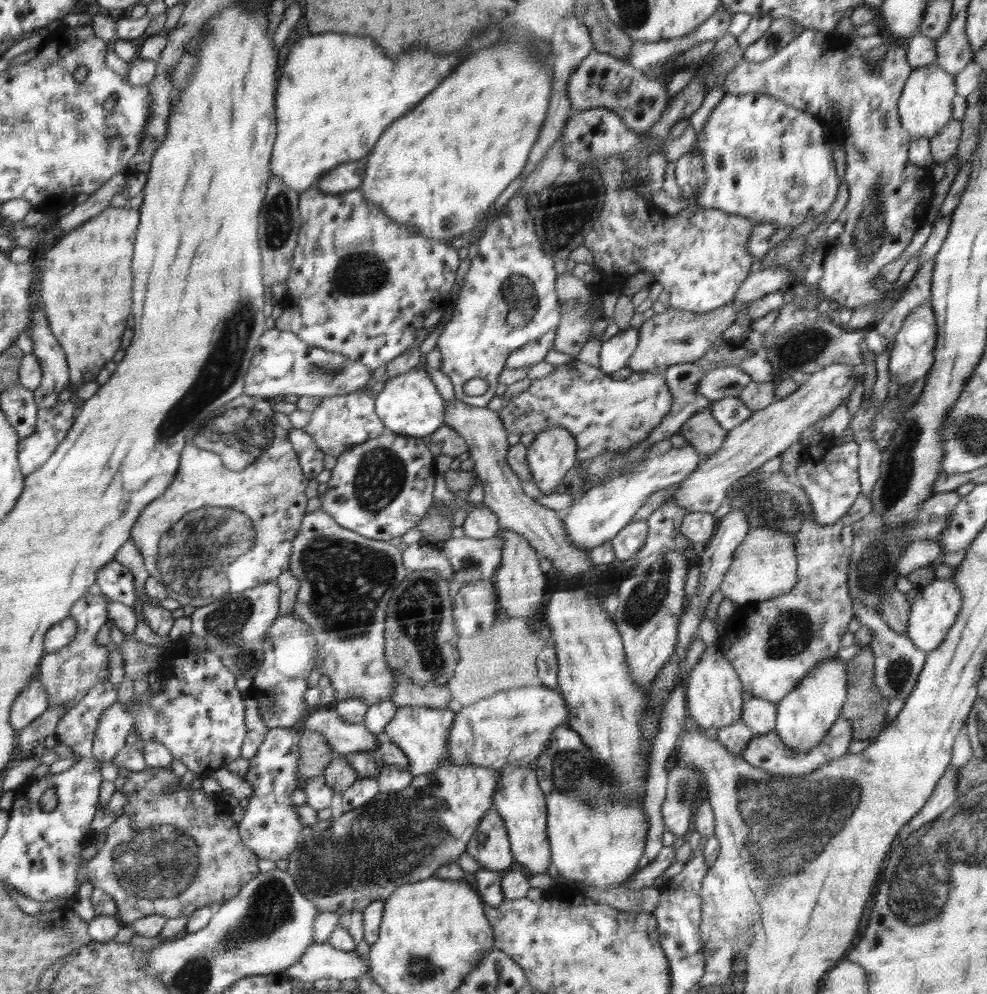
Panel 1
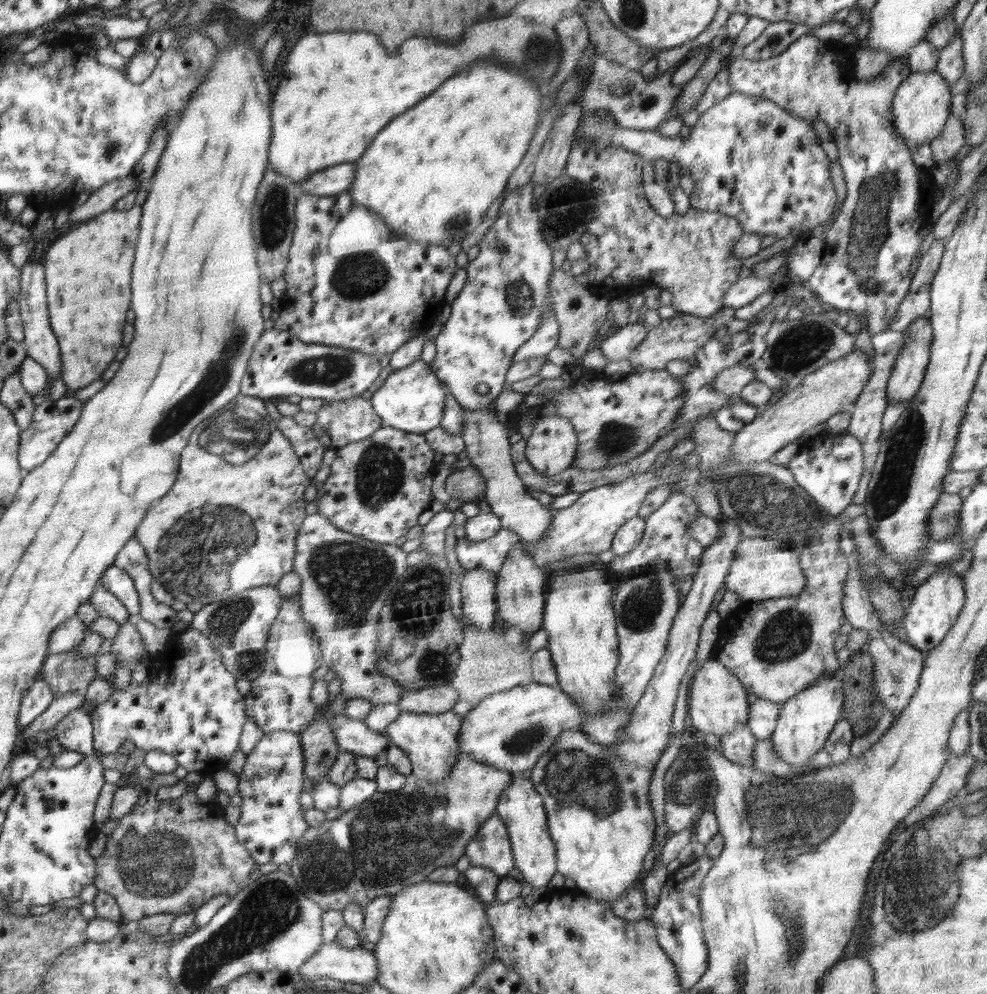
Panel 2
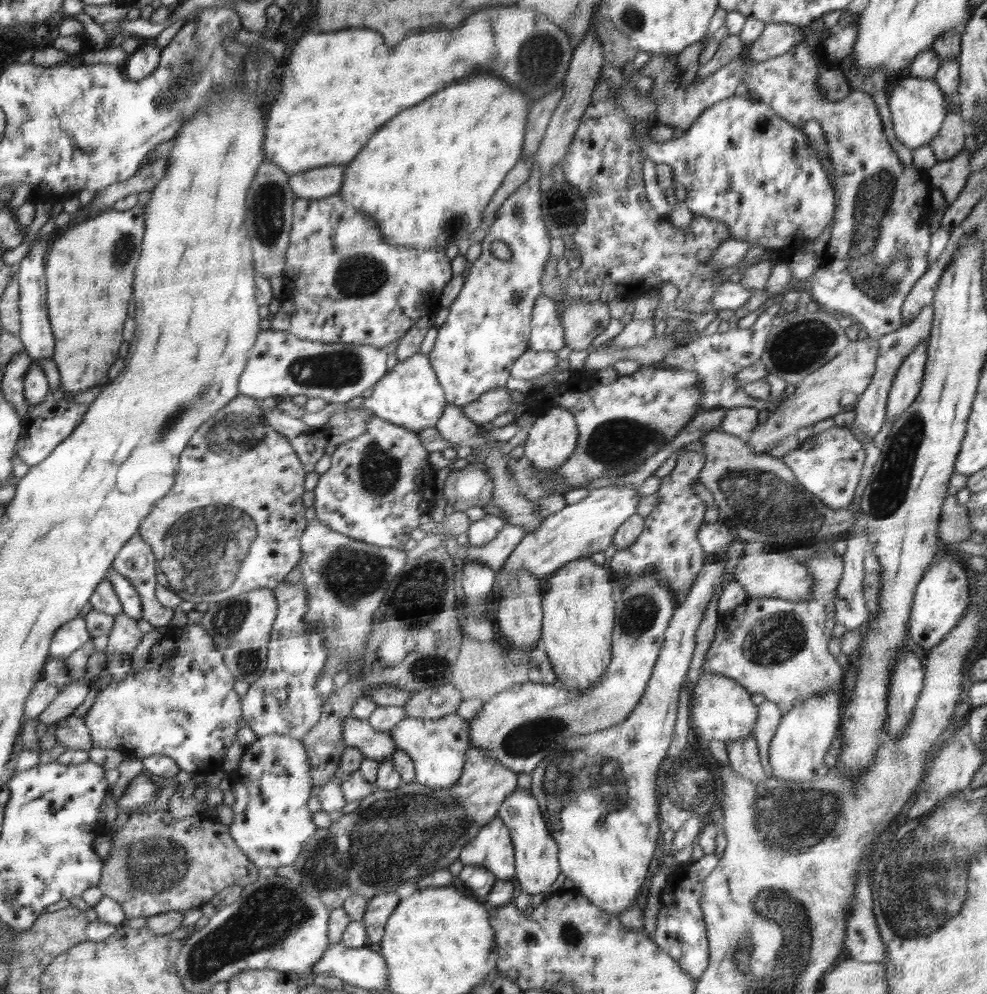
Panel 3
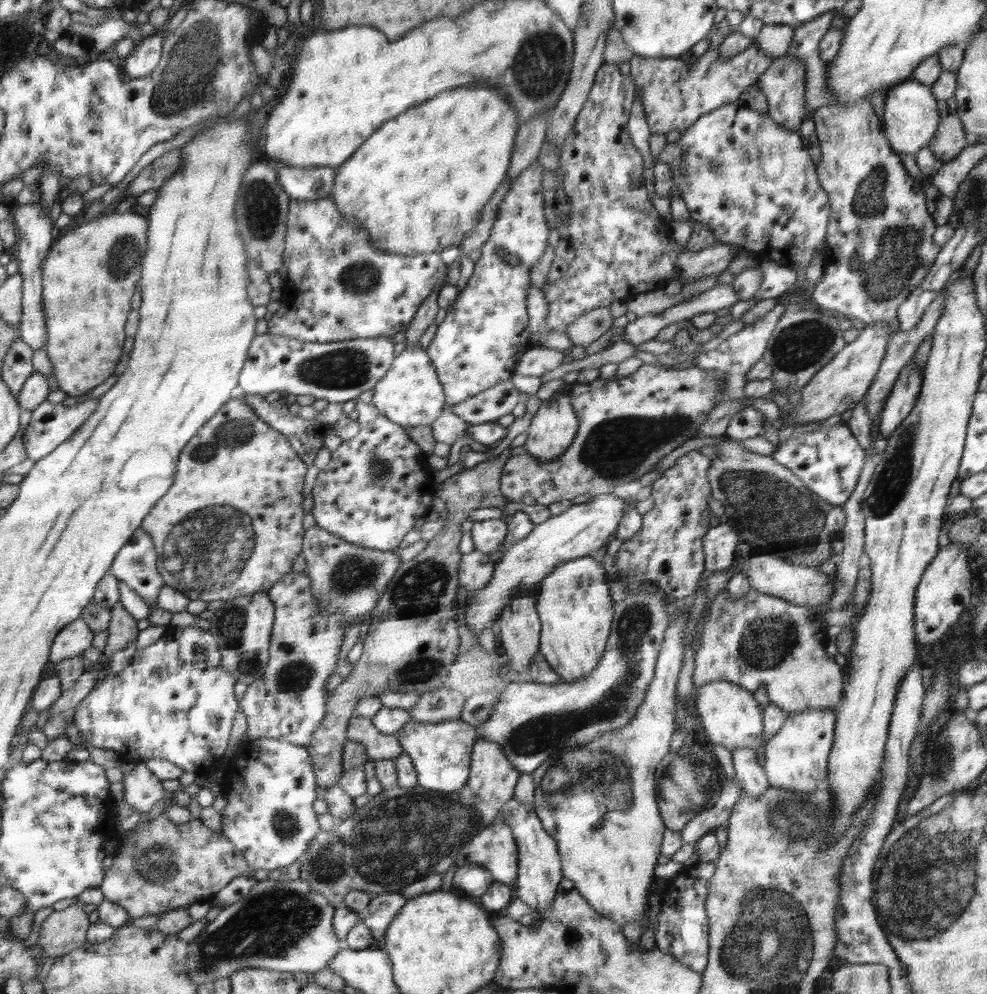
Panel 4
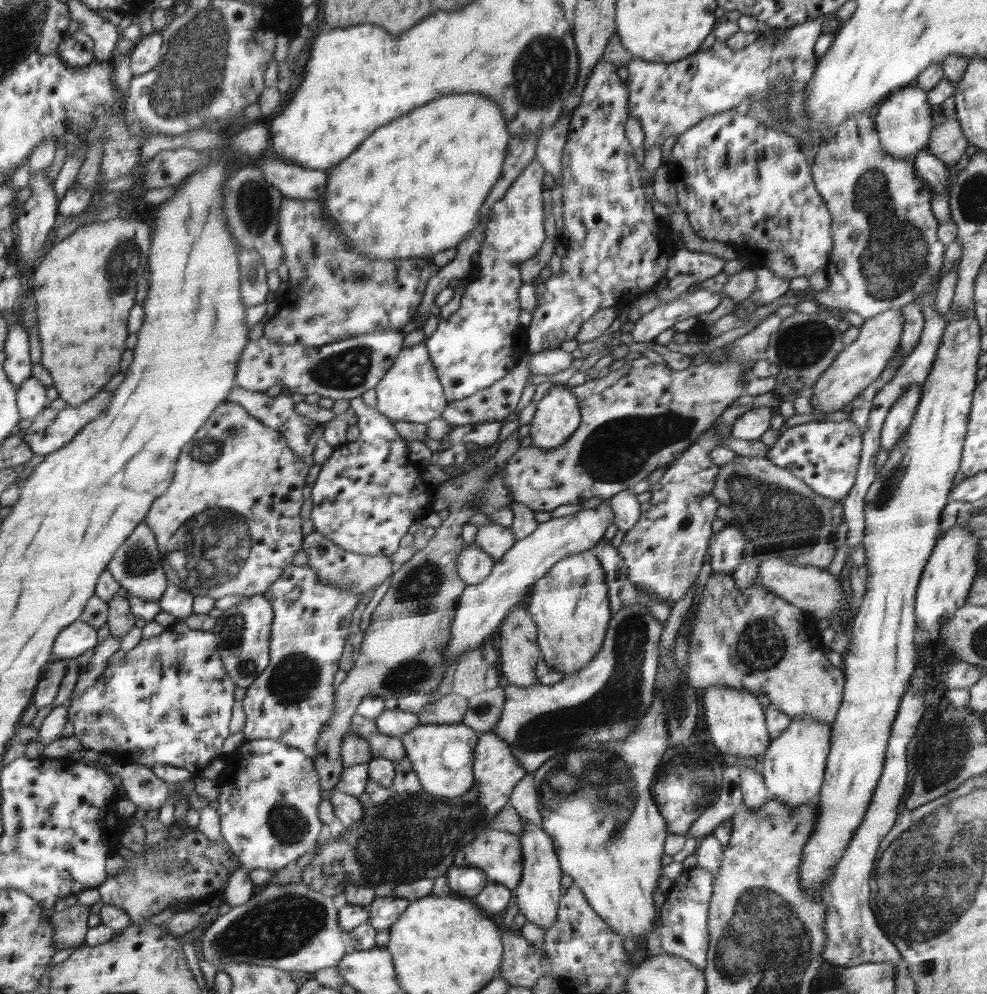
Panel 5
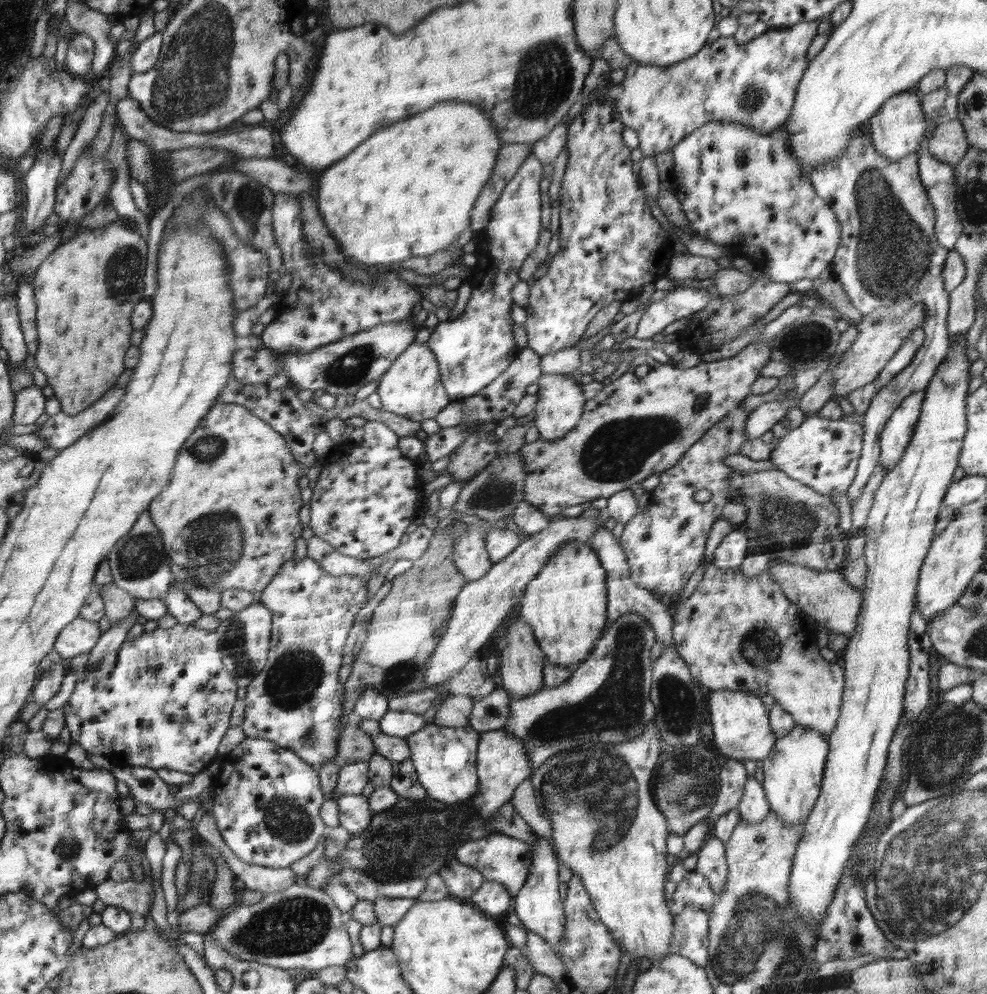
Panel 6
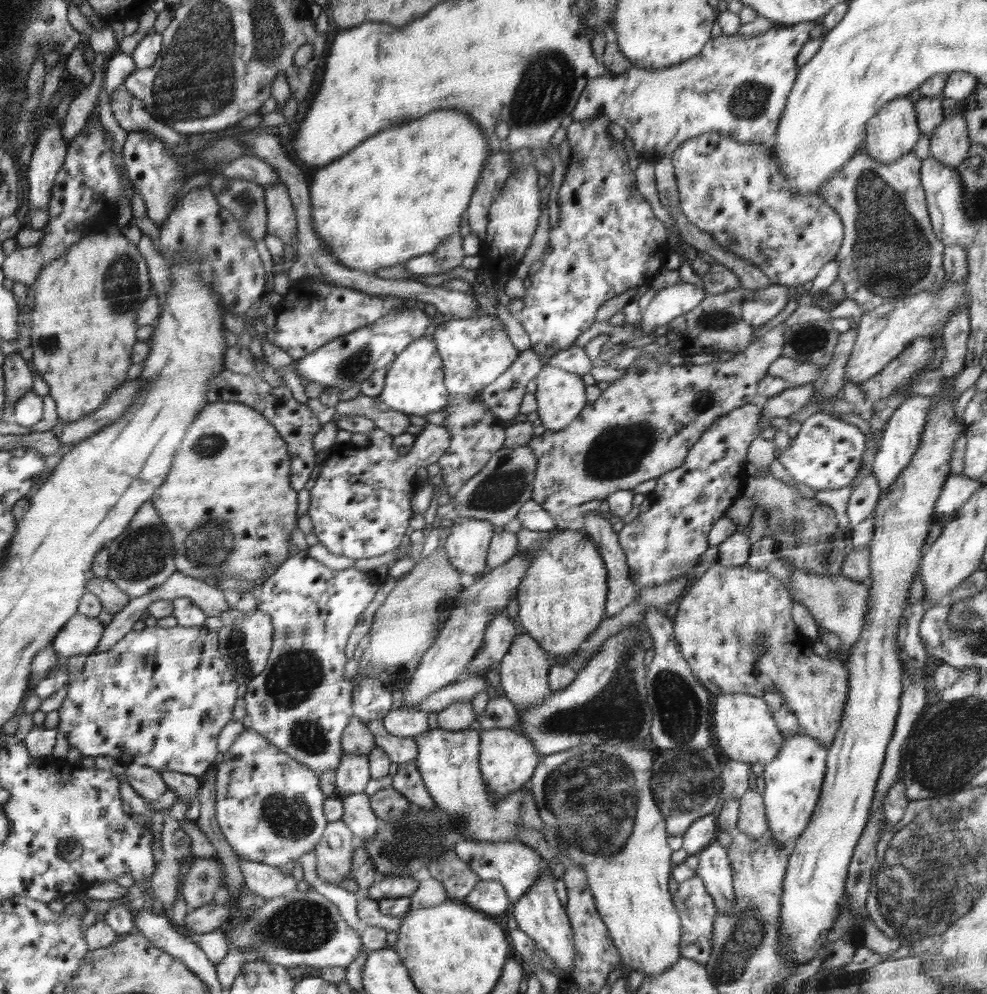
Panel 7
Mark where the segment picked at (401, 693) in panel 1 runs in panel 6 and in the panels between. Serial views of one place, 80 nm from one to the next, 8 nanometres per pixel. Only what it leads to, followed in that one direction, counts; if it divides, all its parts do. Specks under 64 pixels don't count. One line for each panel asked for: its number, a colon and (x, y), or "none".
2: (442, 699)
3: (438, 702)
4: (445, 704)
5: (449, 709)
6: (454, 711)

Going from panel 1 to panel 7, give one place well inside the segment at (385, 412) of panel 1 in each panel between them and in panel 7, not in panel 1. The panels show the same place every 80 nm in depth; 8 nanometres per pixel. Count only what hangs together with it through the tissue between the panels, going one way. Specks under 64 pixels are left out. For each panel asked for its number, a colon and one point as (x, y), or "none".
2: (412, 399)
3: (411, 396)
4: (411, 394)
5: (412, 391)
6: (413, 388)
7: (415, 384)

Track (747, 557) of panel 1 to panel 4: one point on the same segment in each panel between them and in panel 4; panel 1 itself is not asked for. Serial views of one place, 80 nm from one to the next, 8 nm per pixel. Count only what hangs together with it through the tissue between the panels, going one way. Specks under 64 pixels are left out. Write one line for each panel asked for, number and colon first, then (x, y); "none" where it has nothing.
2: (776, 574)
3: (767, 575)
4: (802, 585)

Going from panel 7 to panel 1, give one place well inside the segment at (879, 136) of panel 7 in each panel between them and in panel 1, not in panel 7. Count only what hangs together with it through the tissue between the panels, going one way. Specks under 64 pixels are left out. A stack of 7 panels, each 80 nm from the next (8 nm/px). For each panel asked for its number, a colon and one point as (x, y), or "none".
1: (924, 106)
2: (921, 105)
3: (917, 106)
4: (910, 120)
5: (903, 124)
6: (897, 129)

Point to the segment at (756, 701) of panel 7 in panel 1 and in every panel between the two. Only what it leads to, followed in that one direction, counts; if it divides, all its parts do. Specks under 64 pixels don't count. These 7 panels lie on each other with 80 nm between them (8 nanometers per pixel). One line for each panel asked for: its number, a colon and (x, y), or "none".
1: (714, 693)
2: (718, 704)
3: (721, 709)
4: (730, 716)
5: (736, 719)
6: (741, 728)

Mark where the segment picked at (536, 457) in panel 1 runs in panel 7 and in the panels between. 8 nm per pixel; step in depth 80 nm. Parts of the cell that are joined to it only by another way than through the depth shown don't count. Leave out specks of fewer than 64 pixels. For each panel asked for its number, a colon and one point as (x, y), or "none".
2: (553, 445)
3: (553, 438)
4: (553, 428)
5: (558, 414)
6: (560, 404)
7: (560, 395)

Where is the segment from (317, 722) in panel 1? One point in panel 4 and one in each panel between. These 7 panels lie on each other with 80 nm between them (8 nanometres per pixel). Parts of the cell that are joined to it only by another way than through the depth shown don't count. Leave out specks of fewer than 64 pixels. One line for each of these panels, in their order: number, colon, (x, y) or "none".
2: (354, 736)
3: (357, 733)
4: (380, 746)

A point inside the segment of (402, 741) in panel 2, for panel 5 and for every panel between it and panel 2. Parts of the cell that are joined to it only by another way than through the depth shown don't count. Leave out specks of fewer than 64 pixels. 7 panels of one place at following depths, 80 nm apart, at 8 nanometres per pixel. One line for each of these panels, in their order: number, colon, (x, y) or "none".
3: (438, 747)
4: (441, 753)
5: (442, 756)

